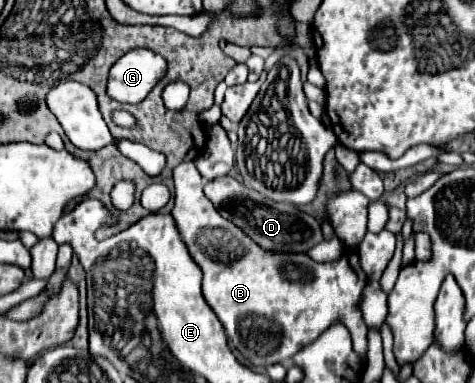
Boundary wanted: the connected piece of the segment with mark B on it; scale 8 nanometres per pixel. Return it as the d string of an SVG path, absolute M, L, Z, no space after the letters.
M183 161L173 169L175 183L175 207L171 211L177 231L189 249L189 255L203 271L203 297L207 305L215 311L225 327L229 343L243 353L255 367L275 365L291 359L299 349L315 341L329 325L342 322L351 333L354 351L367 361L367 325L363 320L359 303L364 282L359 278L351 281L351 271L347 271L345 261L315 263L305 255L281 255L265 253L257 243L249 241L241 229L231 221L223 219L213 203L203 193L203 177L195 169L193 161Z

